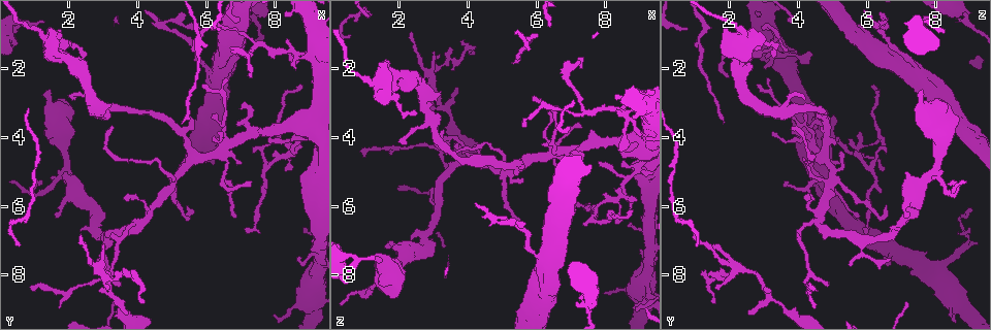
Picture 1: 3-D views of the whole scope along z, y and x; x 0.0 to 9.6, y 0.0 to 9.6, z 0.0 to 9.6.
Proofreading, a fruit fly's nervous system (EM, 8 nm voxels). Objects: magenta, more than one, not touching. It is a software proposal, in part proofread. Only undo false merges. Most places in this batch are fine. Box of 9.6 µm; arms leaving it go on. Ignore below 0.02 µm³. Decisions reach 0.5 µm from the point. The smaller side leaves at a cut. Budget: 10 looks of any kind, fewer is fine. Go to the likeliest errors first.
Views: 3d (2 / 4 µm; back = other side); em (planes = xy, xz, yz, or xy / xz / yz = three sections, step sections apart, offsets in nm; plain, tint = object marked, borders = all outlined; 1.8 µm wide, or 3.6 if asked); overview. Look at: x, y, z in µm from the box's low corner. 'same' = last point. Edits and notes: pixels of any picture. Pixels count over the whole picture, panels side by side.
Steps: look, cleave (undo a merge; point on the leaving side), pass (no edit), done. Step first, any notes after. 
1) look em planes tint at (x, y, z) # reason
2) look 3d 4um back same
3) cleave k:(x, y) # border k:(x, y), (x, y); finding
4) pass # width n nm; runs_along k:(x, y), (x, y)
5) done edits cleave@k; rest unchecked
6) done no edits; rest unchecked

look 3d 4um at (8.80, 3.70, 4.05) # calibre changes

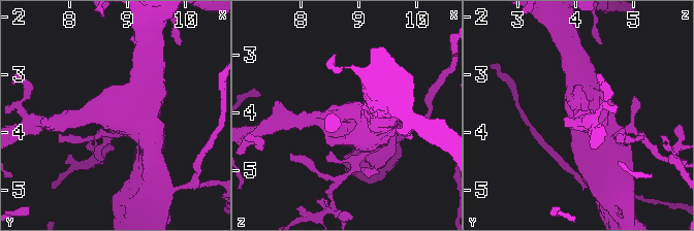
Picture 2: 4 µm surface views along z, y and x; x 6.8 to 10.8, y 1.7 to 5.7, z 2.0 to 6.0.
look em 3.6um xz step 4 tint at (8.80, 3.70, 4.05)

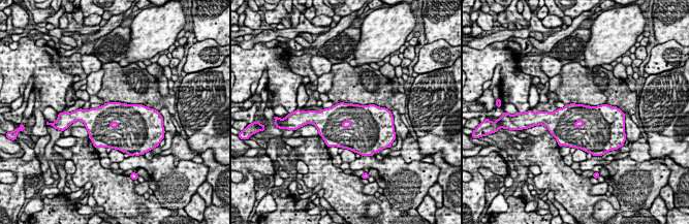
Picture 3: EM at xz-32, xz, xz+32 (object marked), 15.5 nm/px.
look em 3.6um xy step 16 tint same # another direction

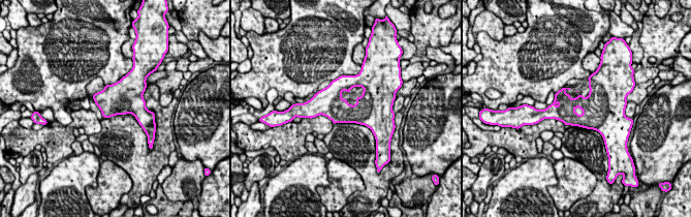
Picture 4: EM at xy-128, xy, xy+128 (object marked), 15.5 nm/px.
pass # width 380 nm; one neuron here

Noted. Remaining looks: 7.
look em yz step 4 tint at (3.50, 9.20, 3.80) # sudden change in width

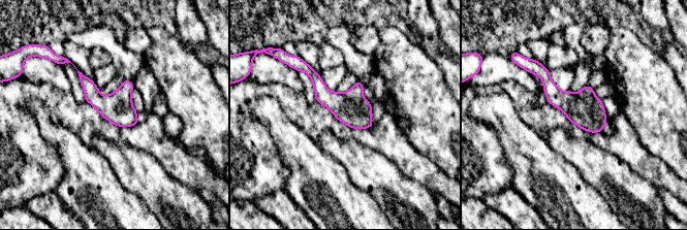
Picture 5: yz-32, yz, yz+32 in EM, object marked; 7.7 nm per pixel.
look em planes tint same # another direction

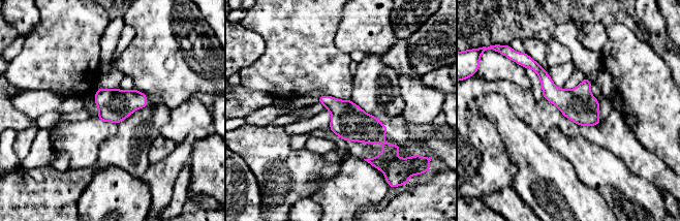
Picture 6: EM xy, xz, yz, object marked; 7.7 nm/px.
pass # runs_along 6:(533, 64), (561, 98), (596, 121); one neuron here

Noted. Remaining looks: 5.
look em planes tint at (1.95, 5.05, 7.90) # side arm on a straight run

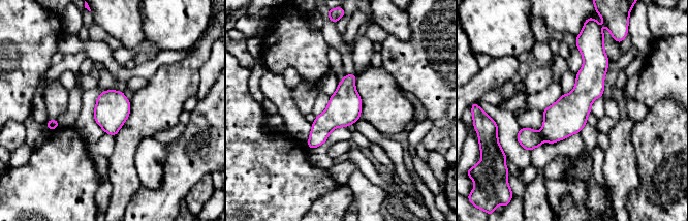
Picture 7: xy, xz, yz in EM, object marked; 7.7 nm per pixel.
pass # runs_along 7:(584, 48), (588, 89), (526, 146); one neuron here

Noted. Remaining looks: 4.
look em xy step 4 tint at (4.90, 0.85, 6.30)

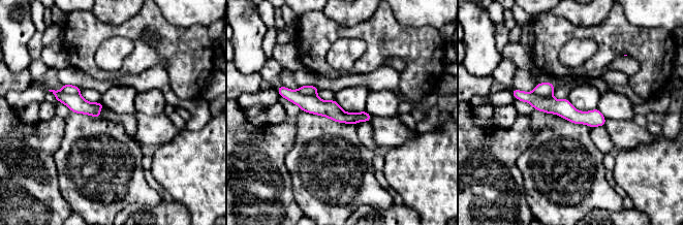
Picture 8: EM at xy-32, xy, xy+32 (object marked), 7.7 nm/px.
look em planes tint same

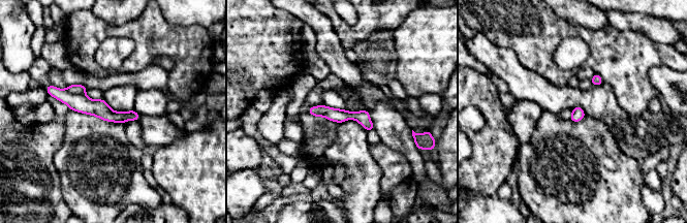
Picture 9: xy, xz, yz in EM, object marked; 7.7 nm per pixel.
cleave 9:(74, 89) # width 100 nm; border 9:(65, 89), (72, 93), (83, 94); two neurons meet here

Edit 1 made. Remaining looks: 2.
done edits cleave@9; rest unchecked

